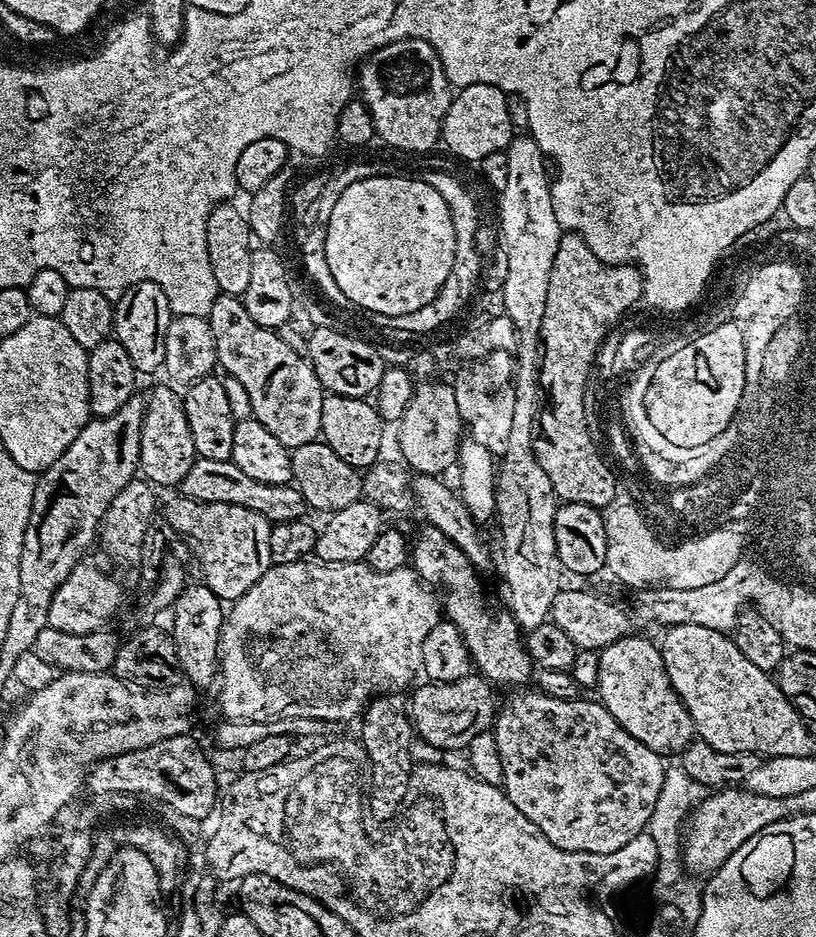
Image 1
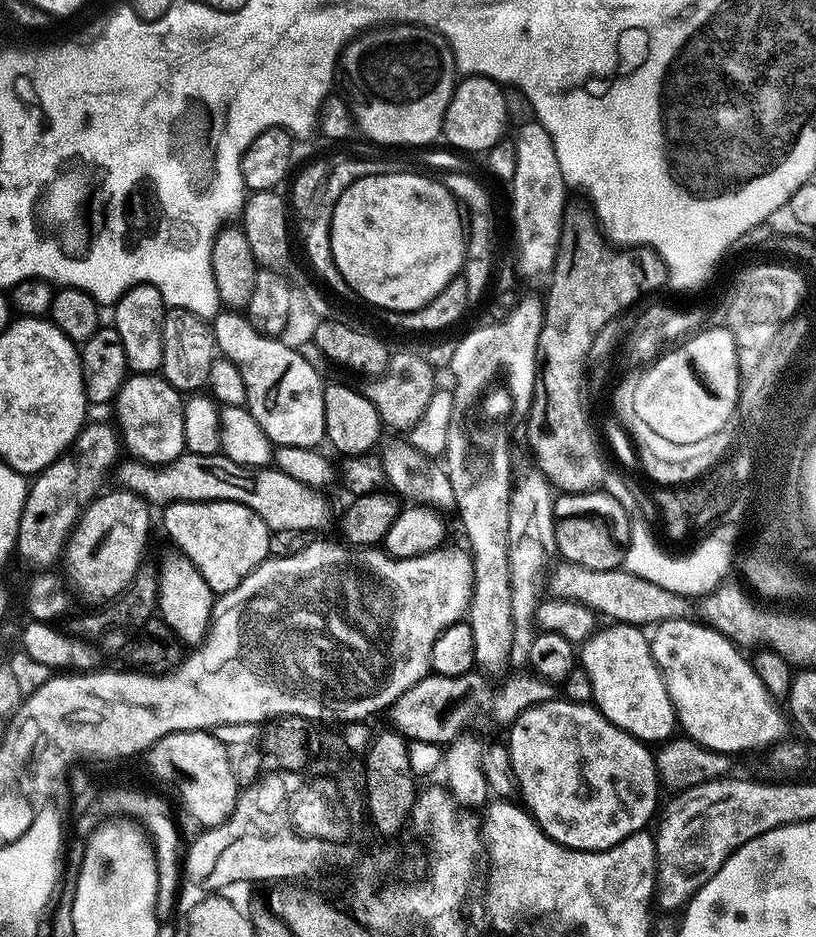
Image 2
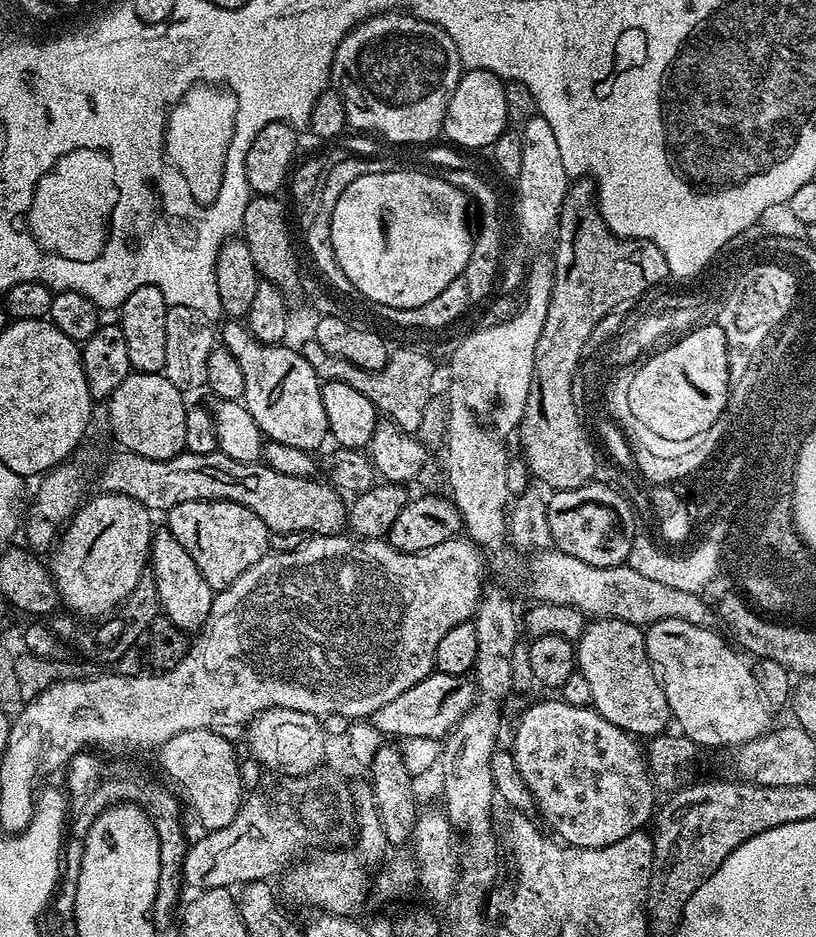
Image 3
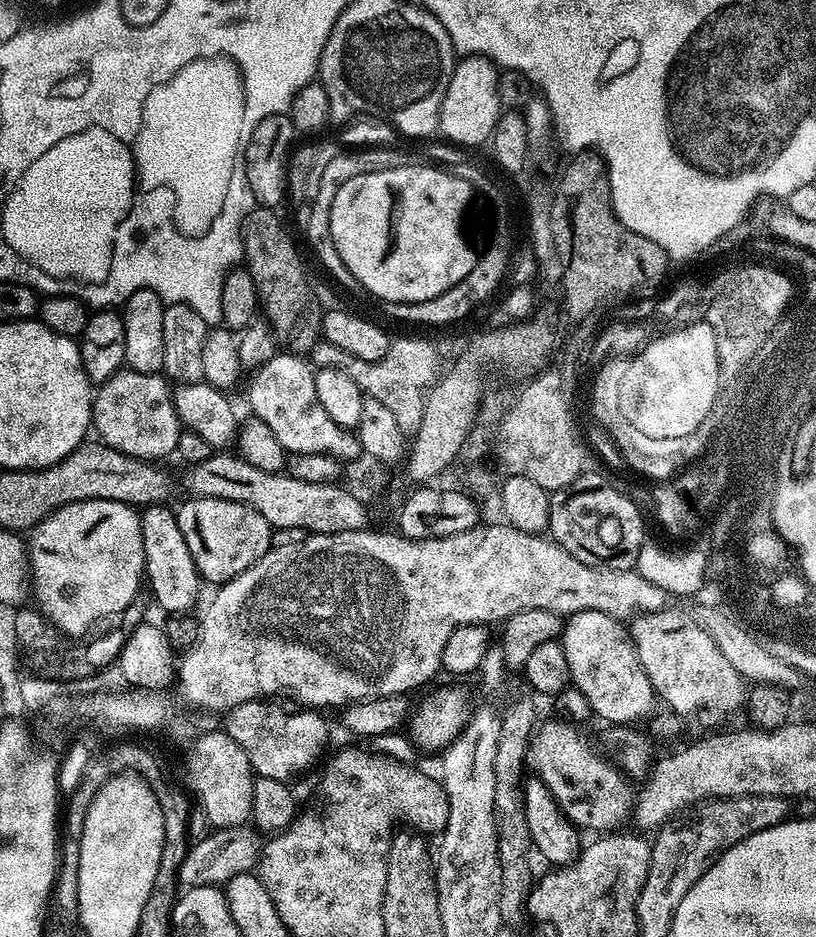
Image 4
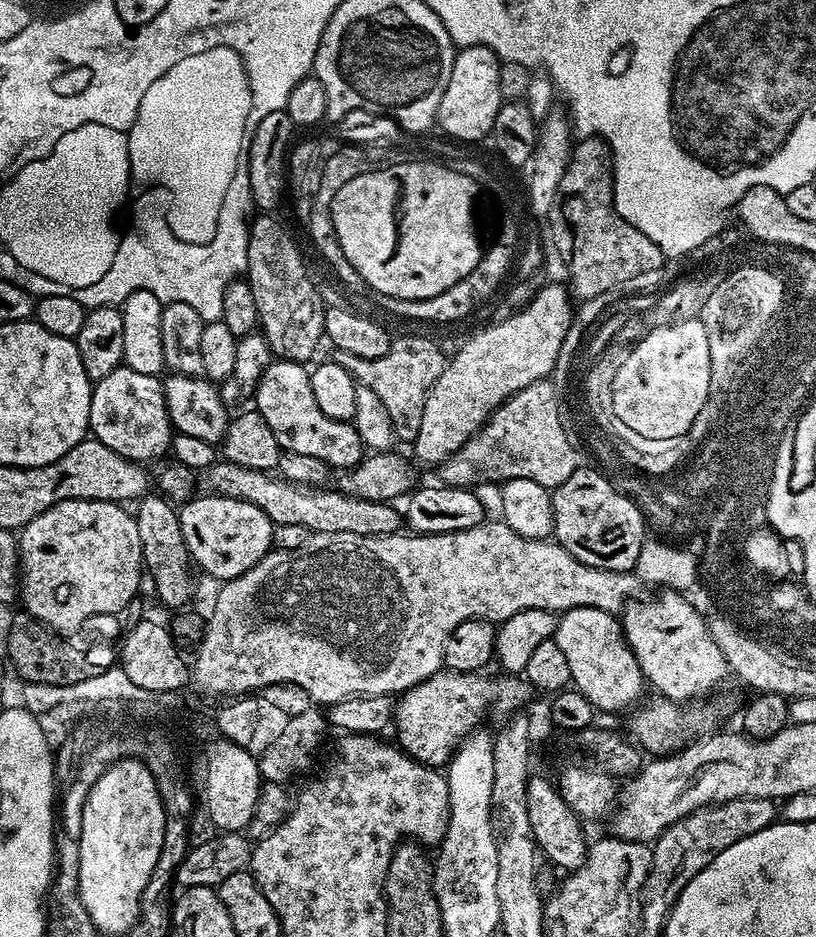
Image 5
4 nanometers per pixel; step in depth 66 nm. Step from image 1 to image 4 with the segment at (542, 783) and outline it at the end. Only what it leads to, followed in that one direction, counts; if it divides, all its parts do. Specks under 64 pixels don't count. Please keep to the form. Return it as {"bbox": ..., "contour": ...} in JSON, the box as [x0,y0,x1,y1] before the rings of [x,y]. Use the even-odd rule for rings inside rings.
{"bbox":[524,718,634,834],"contour":[[[565,718],[555,719],[541,723],[528,741],[524,758],[527,771],[544,783],[564,817],[577,829],[589,828],[596,832],[592,834],[608,834],[619,829],[616,827],[630,820],[634,812],[633,781],[588,741],[583,727]]]}

